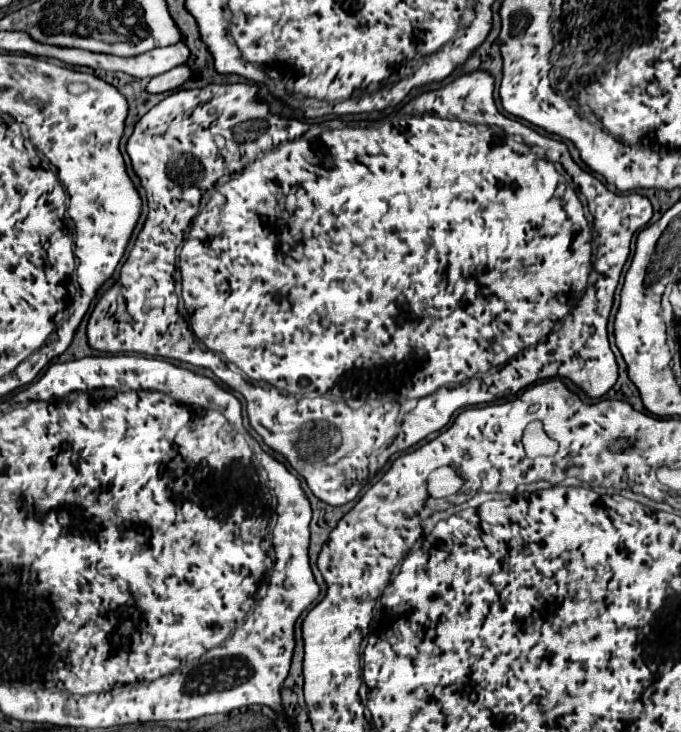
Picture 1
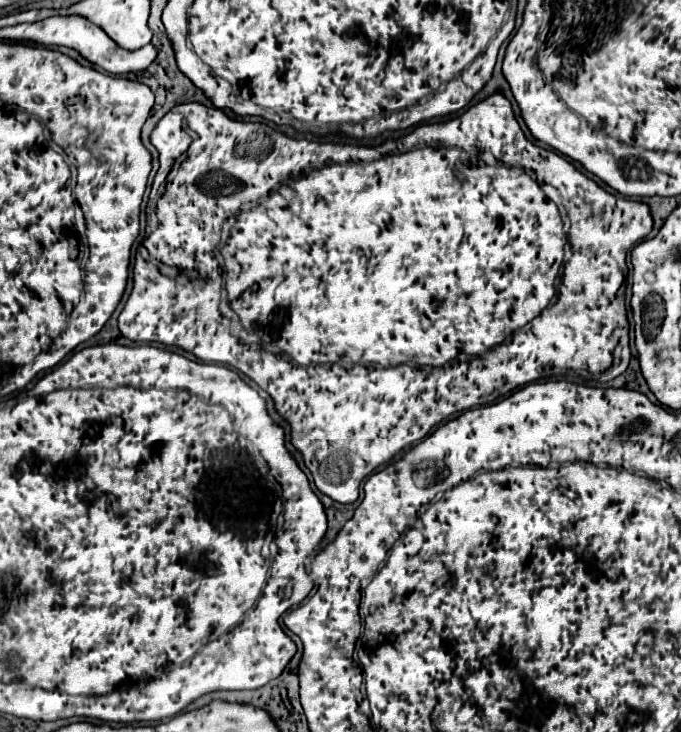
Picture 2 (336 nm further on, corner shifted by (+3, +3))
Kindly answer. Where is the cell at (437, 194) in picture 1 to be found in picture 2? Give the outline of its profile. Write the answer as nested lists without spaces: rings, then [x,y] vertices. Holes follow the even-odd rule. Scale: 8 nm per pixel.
[[[493,94],[493,96],[489,96],[489,98],[487,98],[487,100],[483,100],[483,102],[479,102],[479,104],[475,104],[475,106],[471,106],[471,108],[469,108],[469,110],[467,110],[467,112],[463,112],[463,114],[461,114],[461,116],[455,116],[455,118],[453,118],[453,120],[449,120],[449,122],[445,122],[445,124],[427,124],[427,126],[419,126],[419,128],[415,128],[415,130],[413,130],[413,132],[411,132],[411,134],[409,134],[409,136],[405,136],[405,138],[401,138],[401,140],[391,140],[391,142],[385,142],[385,144],[383,144],[383,146],[379,146],[379,150],[377,150],[377,148],[371,148],[371,152],[369,152],[369,150],[360,150],[360,147],[359,147],[359,146],[357,146],[357,145],[347,145],[347,144],[346,144],[346,143],[345,143],[345,144],[344,144],[344,145],[343,145],[343,146],[341,146],[341,144],[315,144],[315,142],[311,142],[311,144],[309,144],[309,142],[305,142],[305,140],[301,140],[301,142],[297,142],[297,140],[293,140],[293,138],[287,138],[287,136],[285,136],[285,134],[281,134],[281,132],[277,132],[277,130],[273,130],[273,128],[271,128],[271,126],[267,126],[267,124],[261,124],[261,122],[239,122],[239,120],[233,120],[233,118],[229,118],[229,116],[225,116],[225,112],[223,112],[223,110],[219,110],[219,108],[207,108],[207,106],[203,106],[203,104],[197,104],[197,102],[193,102],[193,104],[179,104],[179,106],[175,106],[175,108],[173,108],[173,110],[169,110],[169,112],[167,112],[167,114],[165,114],[165,116],[163,116],[163,118],[161,118],[161,120],[159,120],[159,124],[157,124],[157,128],[155,128],[155,130],[153,130],[153,134],[151,134],[151,142],[153,142],[153,146],[155,146],[155,148],[157,148],[157,150],[159,150],[159,160],[161,160],[161,168],[159,168],[159,172],[157,172],[157,176],[155,176],[155,182],[153,182],[153,190],[151,190],[151,198],[153,198],[153,200],[155,200],[155,204],[151,204],[151,206],[149,206],[149,208],[147,208],[147,212],[149,212],[149,214],[155,214],[155,216],[157,216],[157,222],[159,222],[159,226],[157,226],[157,228],[155,228],[155,230],[153,230],[153,232],[151,232],[151,228],[149,228],[149,232],[147,232],[147,238],[145,238],[145,242],[143,242],[143,246],[145,246],[145,248],[147,248],[147,250],[149,250],[149,254],[151,254],[151,256],[153,256],[153,258],[155,258],[155,260],[159,260],[159,262],[163,262],[163,264],[168,264],[168,265],[170,265],[170,266],[172,266],[172,267],[174,267],[174,268],[175,268],[175,269],[176,269],[176,270],[177,270],[177,271],[178,271],[178,272],[179,272],[179,273],[181,273],[181,274],[177,274],[177,276],[163,276],[163,274],[161,274],[161,272],[159,272],[159,270],[157,270],[157,266],[153,266],[153,264],[149,264],[149,270],[139,270],[139,274],[137,274],[137,272],[135,272],[135,286],[133,286],[133,292],[131,292],[131,296],[129,296],[129,300],[127,300],[127,304],[125,304],[125,308],[123,308],[123,312],[121,312],[121,316],[119,316],[119,328],[121,328],[121,334],[123,334],[123,336],[125,336],[125,338],[129,338],[129,340],[133,340],[133,342],[161,342],[161,344],[165,344],[165,346],[181,346],[181,348],[185,348],[185,350],[187,350],[187,352],[193,352],[193,354],[195,354],[195,356],[197,356],[197,358],[199,358],[199,360],[203,360],[203,362],[221,362],[221,364],[231,364],[231,366],[233,366],[233,368],[237,368],[237,370],[239,370],[239,372],[243,372],[243,374],[247,374],[247,376],[249,376],[249,378],[251,378],[251,380],[255,380],[255,382],[257,382],[257,384],[259,384],[259,386],[261,386],[261,388],[263,388],[263,390],[267,390],[267,392],[269,392],[269,396],[271,396],[271,398],[273,398],[273,400],[275,400],[275,408],[277,408],[277,412],[279,412],[279,414],[281,414],[281,416],[283,416],[283,418],[285,418],[285,420],[287,420],[287,422],[289,422],[289,424],[291,424],[291,438],[293,438],[293,444],[295,444],[295,448],[297,448],[297,450],[299,450],[299,452],[301,452],[301,454],[303,454],[303,460],[305,460],[305,466],[307,466],[307,468],[309,468],[309,470],[311,470],[311,474],[313,474],[313,480],[315,480],[315,486],[317,486],[317,488],[319,488],[319,492],[323,492],[323,494],[327,494],[327,496],[329,496],[329,498],[333,498],[333,500],[335,500],[335,502],[341,502],[341,504],[351,504],[351,502],[355,502],[355,500],[357,500],[357,498],[359,498],[359,484],[361,484],[361,482],[363,482],[363,478],[367,478],[367,476],[369,476],[369,474],[371,474],[371,472],[373,472],[373,470],[375,470],[375,468],[379,468],[379,466],[381,466],[381,464],[385,464],[385,462],[389,462],[389,460],[391,460],[391,458],[395,458],[395,456],[397,456],[397,454],[399,454],[399,452],[403,452],[403,450],[405,450],[405,448],[407,448],[407,446],[411,446],[411,444],[413,444],[413,442],[421,442],[421,440],[423,440],[423,438],[425,438],[425,436],[427,436],[427,434],[429,434],[429,432],[431,432],[431,430],[433,430],[433,428],[435,428],[435,426],[437,426],[437,424],[441,424],[441,422],[445,422],[445,420],[447,420],[447,418],[449,418],[449,416],[453,416],[453,414],[459,414],[459,412],[465,412],[465,410],[471,410],[471,408],[475,408],[475,406],[487,406],[487,404],[493,404],[493,402],[495,402],[495,400],[499,400],[499,396],[505,396],[505,394],[509,394],[509,392],[513,392],[513,390],[517,390],[517,388],[521,388],[521,386],[525,386],[525,384],[529,384],[529,382],[535,382],[535,380],[541,380],[541,378],[545,378],[545,376],[549,376],[549,374],[559,374],[559,372],[567,372],[567,370],[577,370],[577,372],[581,372],[581,370],[587,370],[587,372],[589,372],[589,374],[603,374],[603,372],[607,372],[607,370],[609,370],[609,368],[611,368],[611,380],[613,380],[613,378],[615,378],[615,376],[619,376],[619,374],[621,374],[621,372],[625,372],[625,370],[627,370],[627,366],[629,366],[629,358],[631,358],[631,352],[629,352],[629,320],[627,320],[627,308],[625,308],[625,272],[623,272],[623,270],[627,270],[627,260],[625,260],[625,258],[627,258],[627,252],[629,252],[629,248],[631,248],[631,246],[635,246],[635,244],[637,244],[637,242],[639,242],[639,240],[643,240],[643,238],[645,238],[645,236],[647,236],[647,234],[649,234],[649,232],[651,232],[651,228],[653,228],[653,220],[651,220],[651,212],[649,212],[649,206],[647,206],[647,204],[643,204],[643,202],[639,202],[639,201],[637,201],[637,200],[631,200],[631,199],[630,199],[630,200],[629,200],[629,199],[627,199],[627,198],[615,198],[615,196],[613,196],[613,194],[609,194],[609,192],[605,192],[605,190],[603,190],[603,188],[599,188],[599,186],[597,186],[597,182],[593,182],[593,180],[589,180],[589,178],[587,178],[587,176],[585,176],[585,174],[581,174],[581,172],[579,172],[579,170],[577,170],[577,168],[575,168],[575,166],[573,166],[573,164],[571,164],[571,162],[569,162],[569,160],[565,160],[565,158],[563,158],[563,156],[559,156],[559,154],[557,154],[557,152],[553,152],[553,150],[545,150],[545,148],[541,148],[541,146],[535,146],[535,144],[533,144],[533,142],[529,142],[529,140],[527,140],[527,138],[525,138],[525,134],[523,134],[523,132],[521,132],[521,126],[519,126],[519,122],[517,122],[517,118],[515,118],[515,114],[513,114],[513,106],[511,106],[511,102],[509,102],[509,100],[507,100],[507,98],[505,98],[505,96],[503,96],[503,94]],[[415,144],[429,144],[429,146],[417,146],[417,148],[415,148]],[[403,148],[413,148],[413,150],[405,150],[405,152],[403,152]],[[473,148],[475,148],[475,150],[479,150],[479,152],[491,152],[491,154],[493,154],[493,156],[495,156],[495,160],[497,160],[497,164],[495,164],[495,166],[487,166],[487,164],[485,164],[485,162],[481,162],[481,160],[479,160],[479,158],[477,158],[477,156],[475,156],[475,152],[473,152],[473,154],[471,154],[471,152],[469,152],[469,150],[473,150]],[[397,150],[399,150],[399,152],[397,152]],[[387,152],[391,152],[391,154],[387,154]],[[181,156],[185,156],[185,160],[183,160],[183,164],[181,164],[181,168],[179,168],[179,170],[177,170],[177,174],[175,174],[175,178],[173,178],[173,180],[167,180],[167,176],[169,176],[169,174],[171,174],[171,170],[173,170],[173,166],[175,166],[175,162],[177,162],[177,160],[179,160],[179,158],[181,158]],[[379,156],[381,156],[381,158],[379,158]],[[375,158],[379,158],[379,160],[375,160]],[[327,160],[339,160],[339,164],[333,164],[333,162],[331,162],[331,164],[327,164]],[[347,160],[355,160],[355,162],[347,162]],[[359,160],[373,160],[373,162],[359,162]],[[315,164],[323,164],[323,166],[317,166],[317,168],[315,168]],[[307,168],[313,168],[313,170],[311,170],[311,172],[307,172]],[[525,170],[533,170],[533,172],[535,172],[535,174],[537,174],[537,176],[539,176],[539,180],[543,180],[543,182],[547,182],[547,184],[551,184],[551,186],[553,186],[553,188],[555,188],[555,190],[557,190],[557,192],[559,192],[559,196],[561,196],[561,200],[563,200],[563,206],[565,206],[565,208],[567,208],[567,218],[569,218],[569,230],[567,230],[567,242],[569,242],[569,246],[571,246],[571,258],[569,258],[569,260],[567,260],[567,262],[565,262],[565,268],[563,268],[563,278],[561,278],[561,284],[559,284],[559,288],[557,288],[557,294],[555,294],[555,278],[557,278],[557,272],[559,272],[559,266],[561,266],[561,262],[563,262],[563,246],[565,246],[565,232],[563,232],[563,222],[561,222],[561,216],[559,216],[559,210],[557,210],[557,206],[555,206],[555,204],[553,204],[553,202],[551,202],[551,200],[549,200],[549,198],[547,198],[547,196],[545,196],[545,194],[543,194],[543,190],[541,190],[541,186],[539,186],[539,184],[537,184],[537,182],[535,182],[535,180],[531,180],[531,178],[529,178],[529,176],[527,176],[527,172],[525,172]],[[299,172],[307,172],[307,174],[305,174],[305,176],[299,176]],[[287,176],[299,176],[299,178],[291,178],[291,180],[289,180],[289,182],[287,182]],[[279,180],[283,180],[283,182],[287,182],[287,184],[281,184],[281,186],[279,186],[279,188],[277,188],[277,190],[273,190],[273,192],[271,192],[271,188],[275,188],[275,184],[279,184]],[[267,192],[271,192],[271,194],[269,194],[269,196],[267,196]],[[259,196],[267,196],[267,198],[265,198],[265,200],[261,200],[261,204],[259,204],[259,206],[255,206],[255,208],[251,208],[251,210],[245,210],[245,212],[241,212],[241,208],[243,208],[243,206],[245,206],[245,204],[251,204],[251,200],[255,200],[255,202],[259,202]],[[239,212],[241,212],[241,214],[239,214]],[[237,214],[239,214],[239,216],[237,216]],[[231,216],[237,216],[237,224],[235,224],[235,228],[233,228],[233,230],[231,230],[231,236],[229,236],[229,240],[227,240],[227,244],[225,244],[225,246],[223,246],[223,248],[221,248],[221,254],[223,254],[223,256],[225,256],[225,282],[227,282],[227,292],[229,292],[229,298],[231,298],[231,308],[233,308],[233,310],[235,310],[235,312],[237,312],[237,316],[239,316],[239,318],[241,318],[241,324],[243,324],[243,328],[245,328],[245,330],[249,330],[249,332],[251,332],[251,334],[255,334],[255,336],[257,336],[257,338],[259,338],[259,342],[261,342],[261,344],[263,344],[263,345],[261,345],[261,344],[259,344],[259,343],[256,343],[256,344],[252,344],[252,345],[251,345],[251,344],[243,344],[243,342],[239,342],[239,340],[237,340],[237,338],[235,338],[235,336],[233,336],[233,334],[231,334],[231,320],[229,320],[229,318],[225,318],[225,316],[223,316],[223,314],[221,314],[221,312],[219,312],[219,300],[221,300],[221,290],[222,290],[222,289],[223,289],[223,272],[224,272],[224,271],[223,271],[223,268],[222,268],[222,267],[221,267],[221,266],[220,266],[220,265],[219,265],[219,262],[217,262],[217,258],[215,258],[215,248],[219,248],[219,240],[221,240],[221,226],[223,226],[223,224],[225,224],[225,222],[227,222],[227,218],[231,218]],[[191,272],[192,272],[192,273],[193,273],[193,274],[191,274]],[[407,282],[409,282],[409,284],[407,284]],[[553,294],[555,294],[555,300],[551,300],[551,298],[553,298]],[[549,302],[551,302],[551,304],[549,304]],[[547,304],[549,304],[549,306],[547,306]],[[545,306],[547,306],[547,308],[545,308]],[[543,308],[545,308],[545,310],[543,310]],[[541,310],[543,310],[543,312],[541,312]],[[539,312],[541,312],[541,314],[539,314]],[[537,314],[539,314],[539,316],[537,316]],[[535,316],[537,316],[537,318],[535,318]],[[531,318],[535,318],[535,320],[531,320]],[[527,320],[531,320],[531,322],[529,322],[529,324],[525,324],[525,322],[527,322]],[[523,324],[525,324],[525,326],[523,326]],[[519,326],[523,326],[523,328],[519,328]],[[517,328],[519,328],[519,332],[515,332],[515,330],[517,330]],[[623,328],[625,328],[625,340],[623,340],[623,350],[621,350],[621,356],[619,356],[619,358],[617,358],[617,360],[615,360],[615,356],[613,356],[613,352],[615,352],[615,348],[617,348],[617,346],[619,346],[619,342],[621,342],[621,338],[623,338]],[[513,332],[515,332],[515,336],[511,336],[511,334],[513,334]],[[509,336],[511,336],[511,340],[505,340],[505,338],[509,338]],[[503,340],[505,340],[505,342],[503,342]],[[501,342],[503,342],[503,344],[501,344]],[[493,344],[499,344],[499,348],[491,348],[491,346],[493,346]],[[266,346],[267,346],[267,347],[266,347]],[[268,348],[269,348],[269,349],[268,349]],[[487,348],[489,348],[489,350],[487,350]],[[270,350],[273,350],[273,352],[281,352],[281,354],[278,354],[278,353],[272,353],[272,352],[271,352],[271,351],[270,351]],[[461,352],[463,352],[463,354],[471,354],[471,356],[467,356],[467,360],[453,360],[453,358],[455,358],[455,356],[457,356],[457,354],[461,354]],[[473,352],[485,352],[485,354],[483,354],[483,356],[473,356]],[[283,354],[285,354],[285,356],[287,356],[287,358],[289,358],[289,360],[291,360],[291,361],[289,361],[289,360],[288,360],[288,359],[287,359],[287,358],[286,358],[286,357],[285,357],[285,356],[284,356],[284,355],[283,355]],[[327,360],[329,360],[329,364],[347,364],[347,366],[353,366],[353,364],[381,364],[381,366],[385,366],[385,368],[351,368],[351,372],[347,372],[347,370],[345,370],[345,368],[305,368],[305,367],[301,367],[301,366],[297,366],[297,365],[296,365],[296,364],[294,364],[294,363],[292,363],[292,362],[297,362],[297,364],[303,364],[303,366],[315,366],[315,364],[323,364],[323,362],[327,362]],[[449,360],[451,360],[451,364],[447,364],[447,368],[431,368],[431,372],[427,372],[427,370],[425,370],[425,368],[411,368],[411,364],[407,364],[407,362],[415,362],[415,364],[445,364],[445,362],[449,362]],[[389,364],[399,364],[399,368],[395,368],[395,366],[391,366],[391,368],[387,368],[387,366],[389,366]]]

